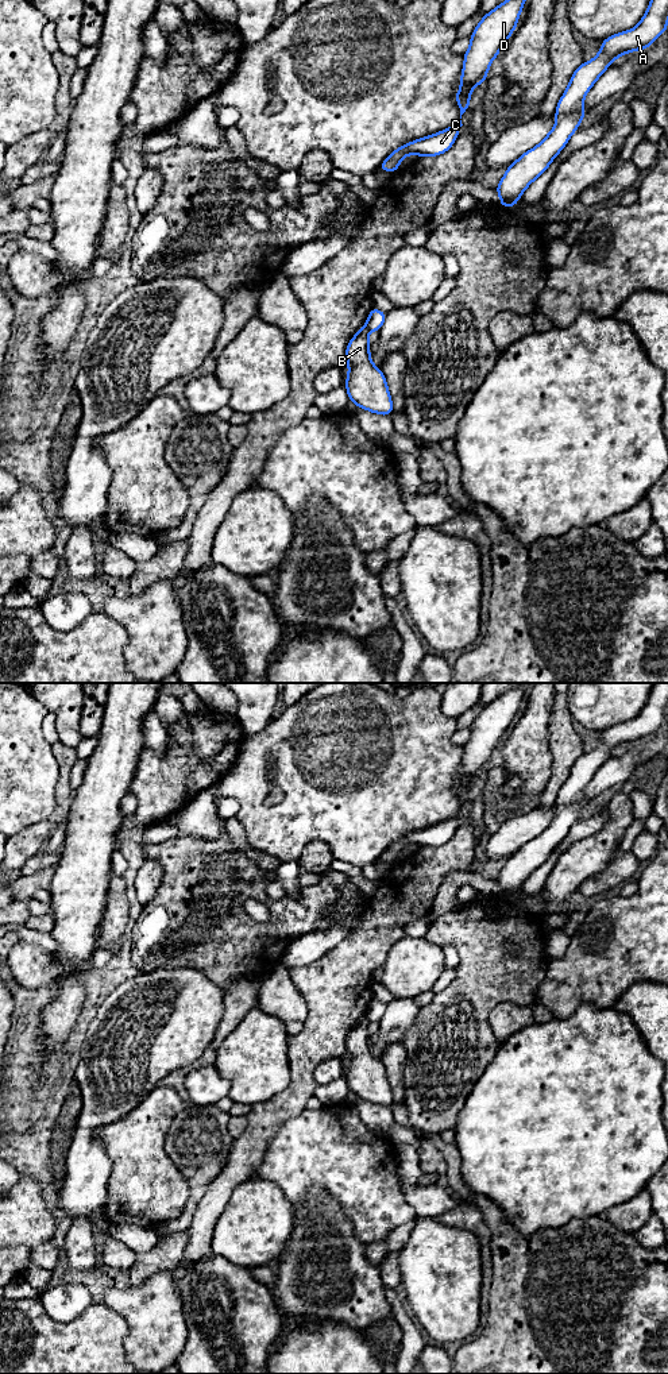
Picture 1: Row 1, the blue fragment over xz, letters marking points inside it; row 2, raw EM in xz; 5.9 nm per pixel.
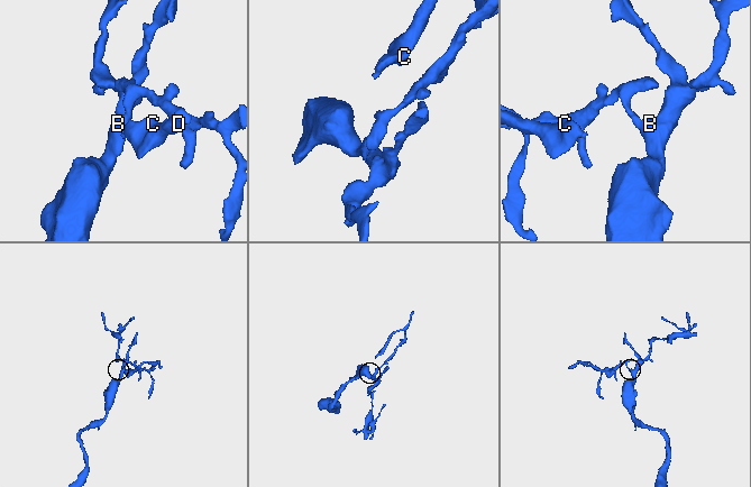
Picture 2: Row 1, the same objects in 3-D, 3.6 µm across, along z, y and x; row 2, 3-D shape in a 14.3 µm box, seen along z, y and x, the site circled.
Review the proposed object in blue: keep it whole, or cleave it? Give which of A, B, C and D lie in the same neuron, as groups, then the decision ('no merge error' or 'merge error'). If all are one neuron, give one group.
A C D / B; merge error

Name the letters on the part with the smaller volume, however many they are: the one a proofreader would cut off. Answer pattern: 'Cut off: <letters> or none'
Cut off: A, C, D

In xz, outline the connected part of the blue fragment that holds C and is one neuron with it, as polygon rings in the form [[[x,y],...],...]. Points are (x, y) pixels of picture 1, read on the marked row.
[[[459,119],[457,123],[444,131],[405,143],[385,158],[379,169],[394,173],[399,167],[399,162],[410,154],[417,154],[418,157],[436,157],[447,153],[455,143],[462,126],[462,120]]]

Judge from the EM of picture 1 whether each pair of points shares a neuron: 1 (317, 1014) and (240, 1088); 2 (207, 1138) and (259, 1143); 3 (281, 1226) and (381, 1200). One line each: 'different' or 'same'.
1: different
2: different
3: different

